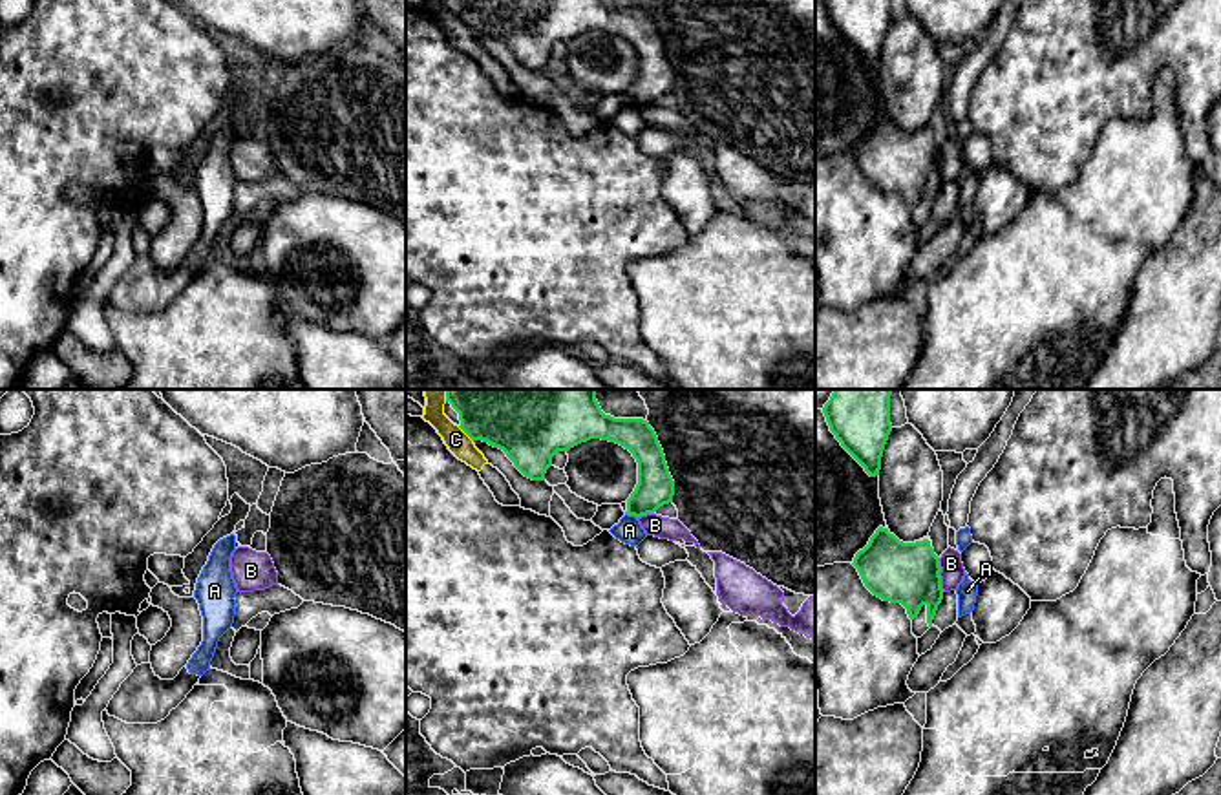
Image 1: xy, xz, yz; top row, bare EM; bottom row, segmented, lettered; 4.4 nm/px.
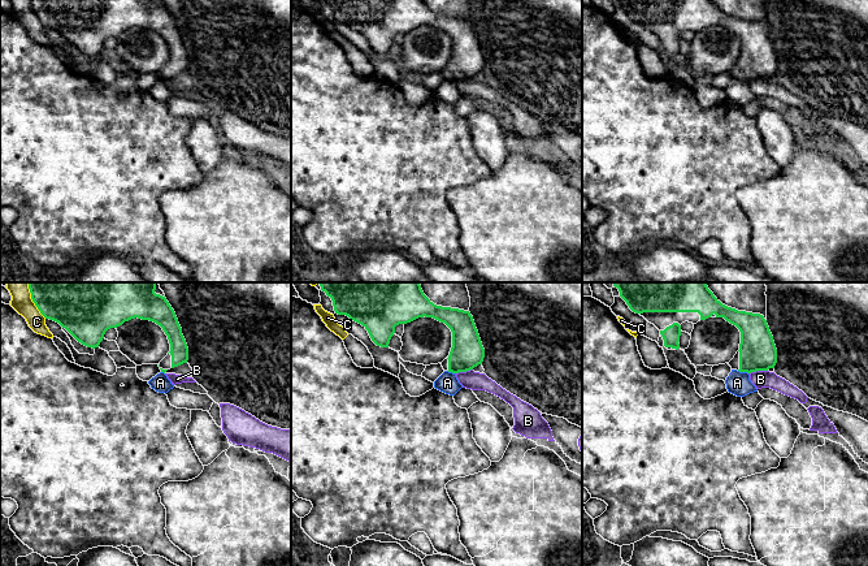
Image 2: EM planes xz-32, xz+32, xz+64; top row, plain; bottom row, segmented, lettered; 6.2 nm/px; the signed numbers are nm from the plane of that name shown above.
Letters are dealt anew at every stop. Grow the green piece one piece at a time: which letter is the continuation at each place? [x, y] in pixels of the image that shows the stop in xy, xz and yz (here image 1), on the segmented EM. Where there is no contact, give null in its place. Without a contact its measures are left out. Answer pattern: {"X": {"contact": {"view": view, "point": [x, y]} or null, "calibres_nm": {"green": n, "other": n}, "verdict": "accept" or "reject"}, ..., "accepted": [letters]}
{"A": {"contact": {"view": "xz", "point": [631, 514]}, "calibres_nm": {"green": 160, "other": 120}, "verdict": "reject"}, "B": {"contact": {"view": "yz", "point": [938, 574]}, "calibres_nm": {"green": 280, "other": 100}, "verdict": "reject"}, "C": {"contact": {"view": "xz", "point": [465, 432]}, "calibres_nm": {"green": 460, "other": 100}, "verdict": "reject"}, "accepted": []}

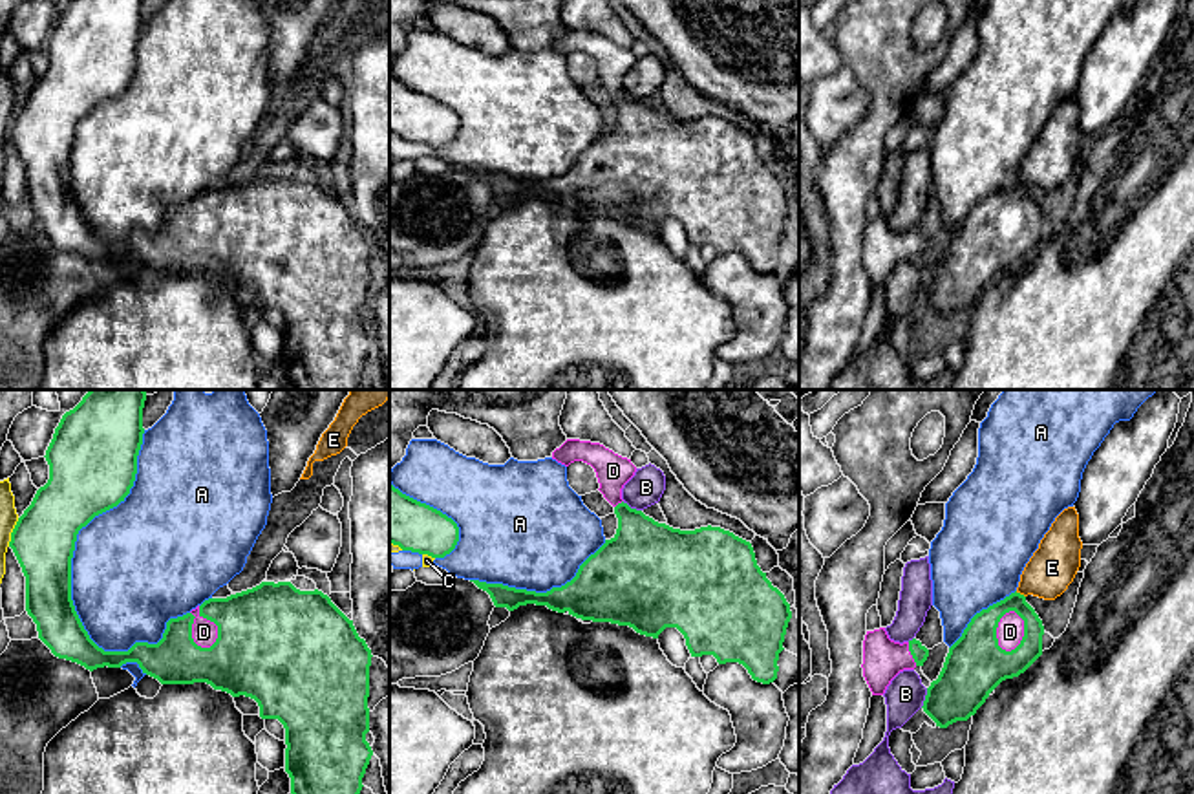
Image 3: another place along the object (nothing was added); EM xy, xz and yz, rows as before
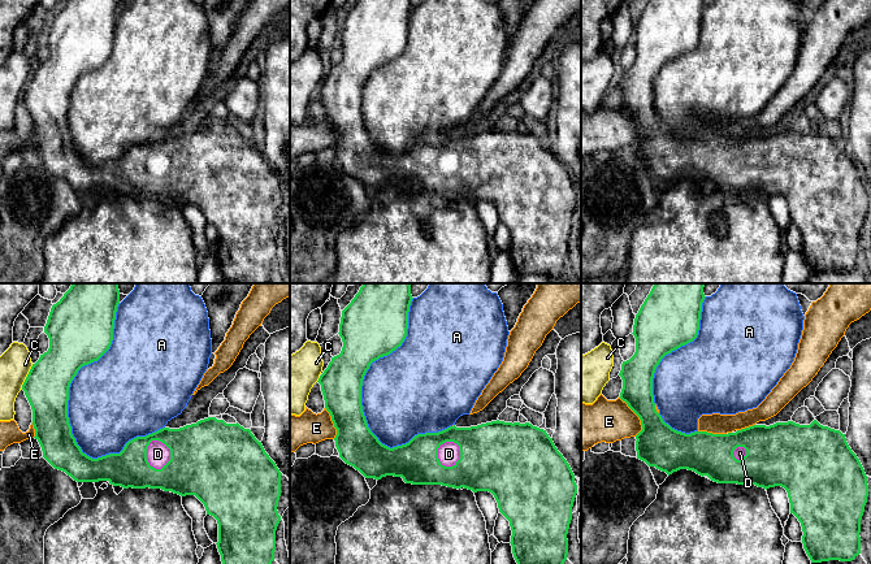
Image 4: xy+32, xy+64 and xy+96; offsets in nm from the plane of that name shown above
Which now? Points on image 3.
{"A": {"contact": {"view": "xy", "point": [75, 536]}, "calibres_nm": {"green": 320, "other": 480}, "verdict": "reject"}, "B": {"contact": {"view": "yz", "point": [926, 697]}, "calibres_nm": {"green": 260, "other": 170}, "verdict": "reject"}, "C": {"contact": {"view": "xy", "point": [11, 533]}, "calibres_nm": {"green": 280, "other": 80}, "verdict": "reject"}, "D": {"contact": {"view": "xy", "point": [216, 624]}, "calibres_nm": {"green": 480, "other": 110}, "verdict": "accept"}, "E": {"contact": {"view": "yz", "point": [1019, 593]}, "calibres_nm": {"green": 140, "other": 200}, "verdict": "reject"}, "accepted": ["D"]}

